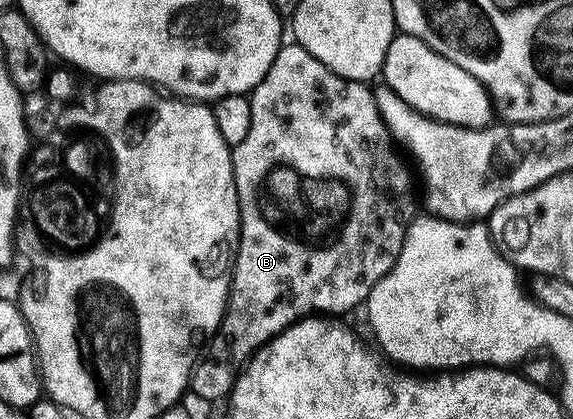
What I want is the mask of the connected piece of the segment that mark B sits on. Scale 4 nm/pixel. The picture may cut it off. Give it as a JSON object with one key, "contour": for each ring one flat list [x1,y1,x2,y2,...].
{"contour":[[287,42,280,47,277,58,273,58,273,66,269,66,265,78,261,78,261,82,251,89,249,99,253,110,253,118,249,121,249,134,231,150,233,178,239,199,239,246,231,270,231,289,227,295,227,309,221,318,219,329,206,341,201,358,196,359,195,366,191,369,189,390,207,400,222,396,230,397,231,388,235,385,239,373,242,372,243,365,254,356,258,348,268,344,274,336,285,331,290,324,295,324,298,320,310,317,312,314,339,314,335,312,347,312,358,304,360,307,376,282,385,278,385,274,389,274,389,270,397,262,401,254,401,246,405,242,407,228,417,215,416,177,413,172,411,177,411,172,407,169,408,161,406,159,403,161,399,157,400,149,392,139,387,124,381,118,374,91,366,83,341,78,333,70,326,68,317,58,313,58,309,50,305,50,300,44]]}

